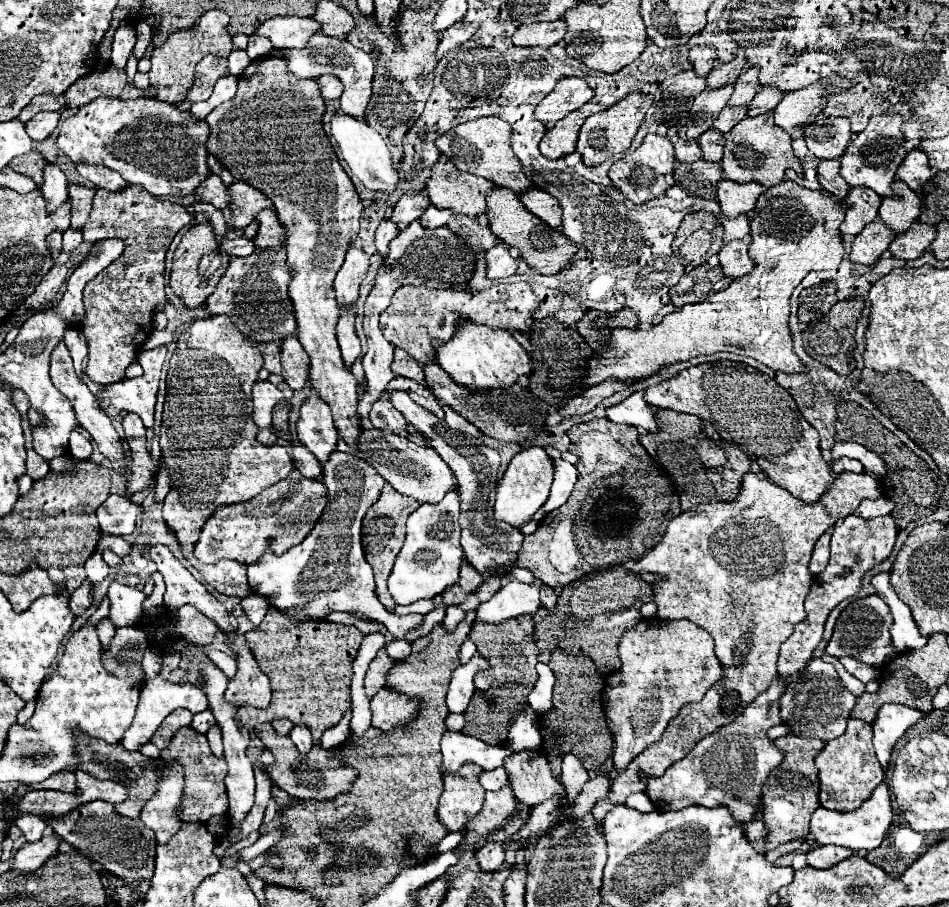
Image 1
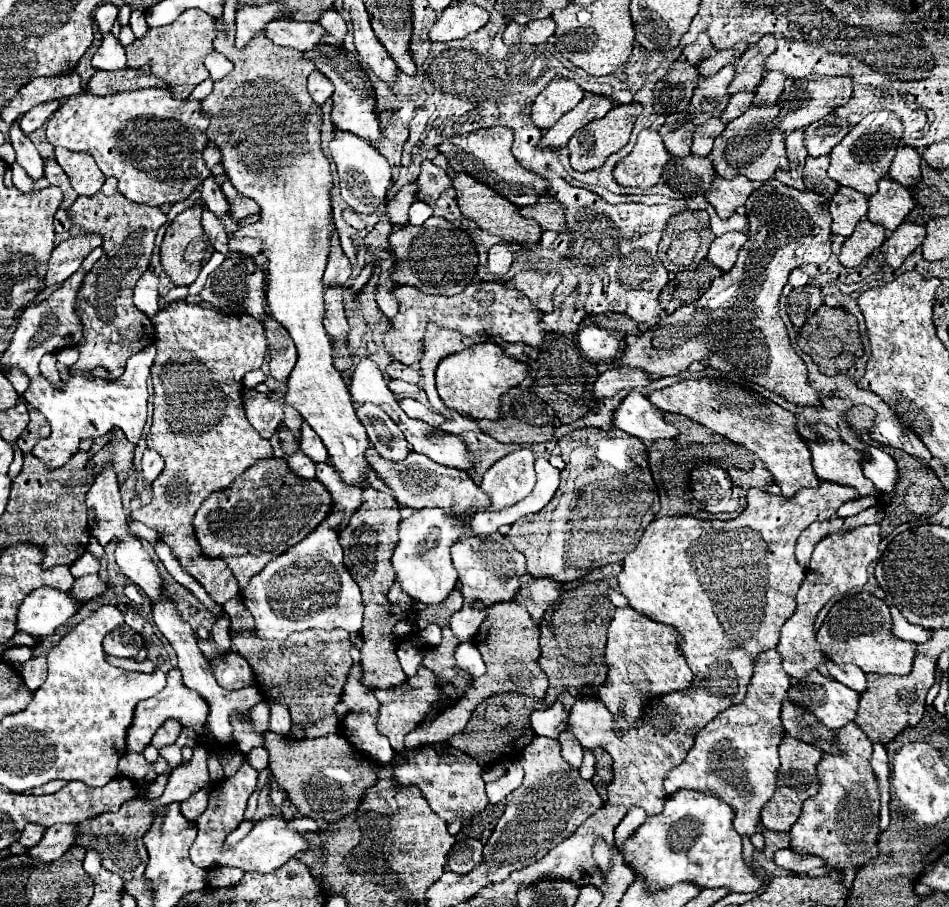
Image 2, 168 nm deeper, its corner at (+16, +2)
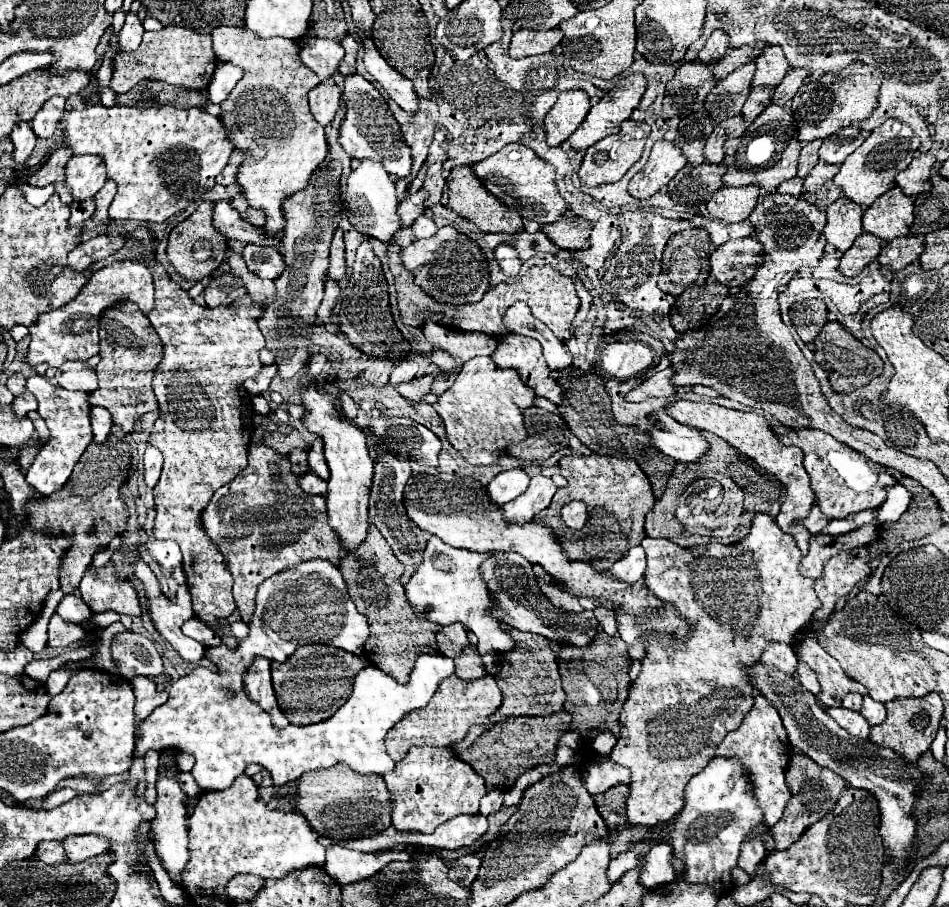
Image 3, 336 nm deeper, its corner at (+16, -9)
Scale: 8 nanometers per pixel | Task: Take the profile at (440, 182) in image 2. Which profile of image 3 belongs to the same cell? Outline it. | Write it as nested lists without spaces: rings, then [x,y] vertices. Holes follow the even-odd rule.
[[[436,162],[428,168],[426,172],[426,180],[424,180],[424,190],[428,192],[428,200],[424,202],[426,208],[432,208],[434,204],[440,202],[442,198],[442,192],[444,192],[444,186],[446,186],[446,178],[444,178],[444,170],[442,170],[442,164]]]

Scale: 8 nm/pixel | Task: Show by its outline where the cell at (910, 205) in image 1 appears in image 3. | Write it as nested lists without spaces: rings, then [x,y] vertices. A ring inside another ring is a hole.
[[[898,186],[878,196],[874,204],[866,208],[862,218],[864,232],[874,234],[884,242],[890,242],[898,236],[906,236],[910,232],[912,222],[914,222],[914,204]]]

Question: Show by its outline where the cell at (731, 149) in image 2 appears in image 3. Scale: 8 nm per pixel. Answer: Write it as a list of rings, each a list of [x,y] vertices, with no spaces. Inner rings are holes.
[[[770,104],[744,132],[740,138],[730,138],[724,144],[724,184],[726,186],[748,186],[756,184],[766,192],[778,188],[780,182],[796,176],[796,160],[798,160],[800,140],[796,138],[796,124],[792,112]]]

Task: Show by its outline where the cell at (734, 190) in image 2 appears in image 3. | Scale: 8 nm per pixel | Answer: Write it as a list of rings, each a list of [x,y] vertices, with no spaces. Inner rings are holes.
[[[722,186],[710,202],[706,204],[712,218],[718,218],[726,224],[742,222],[750,216],[752,208],[756,206],[758,188],[756,186],[742,186],[742,188],[728,188]]]

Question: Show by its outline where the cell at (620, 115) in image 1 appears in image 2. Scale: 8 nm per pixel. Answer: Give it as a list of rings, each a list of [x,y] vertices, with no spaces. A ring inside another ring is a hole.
[[[640,103],[614,105],[604,119],[592,121],[584,129],[578,129],[574,133],[574,137],[570,139],[570,143],[568,143],[568,149],[570,149],[570,165],[576,171],[582,171],[582,173],[584,171],[592,171],[592,169],[600,169],[612,153],[618,153],[628,143],[630,133],[632,133],[632,127],[636,123],[636,117],[640,113],[642,113],[642,105]]]

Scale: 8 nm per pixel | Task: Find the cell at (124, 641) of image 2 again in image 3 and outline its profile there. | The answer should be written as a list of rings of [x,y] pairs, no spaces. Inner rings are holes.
[[[122,632],[112,638],[112,658],[120,674],[130,680],[132,676],[158,676],[162,674],[162,658],[152,640],[142,634]]]

